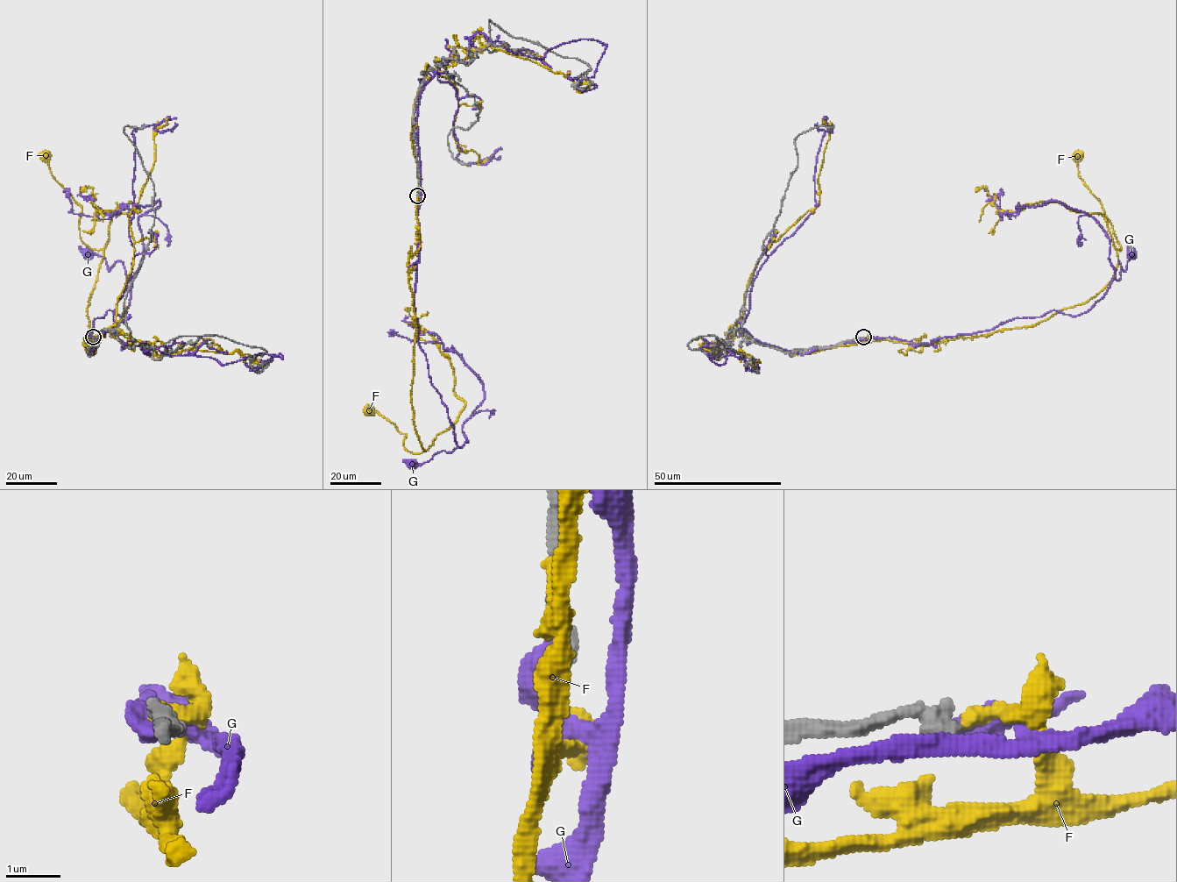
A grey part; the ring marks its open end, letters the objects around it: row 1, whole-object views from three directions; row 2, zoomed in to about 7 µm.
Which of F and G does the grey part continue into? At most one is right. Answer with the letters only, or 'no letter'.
no letter

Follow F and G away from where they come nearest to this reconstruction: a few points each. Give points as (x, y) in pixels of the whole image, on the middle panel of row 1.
F: (418, 195), (419, 246), (407, 263), (410, 396), (414, 428), (427, 450), (410, 452), (406, 435), (371, 410)
G: (417, 195), (414, 309), (417, 342), (457, 446), (411, 464)

